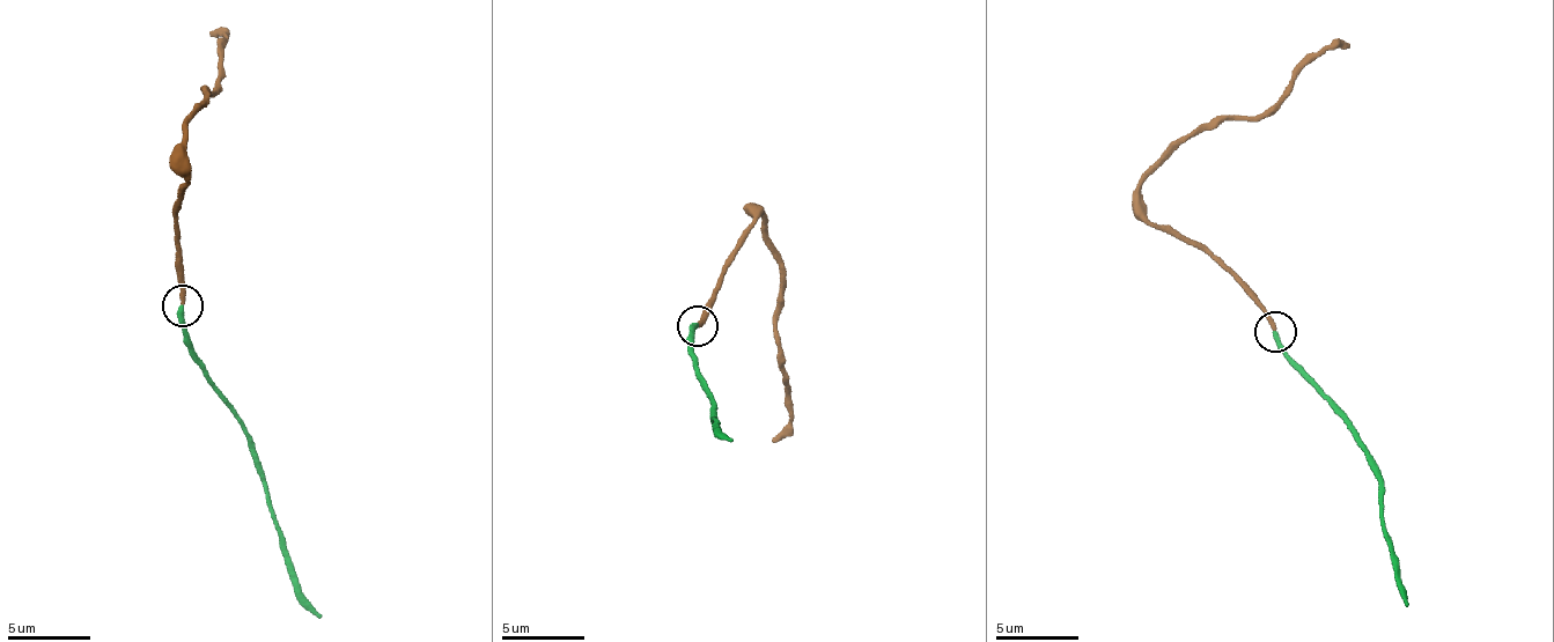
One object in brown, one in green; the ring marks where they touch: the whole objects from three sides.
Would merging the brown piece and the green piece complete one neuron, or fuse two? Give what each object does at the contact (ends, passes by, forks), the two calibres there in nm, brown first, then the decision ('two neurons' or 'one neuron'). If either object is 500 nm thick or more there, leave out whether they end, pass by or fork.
brown ends; green ends; calibres 280 and 320 nm; one neuron

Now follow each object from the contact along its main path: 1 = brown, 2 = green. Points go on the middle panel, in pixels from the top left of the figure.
1: (699, 325), (721, 266), (752, 216), (761, 218), (779, 272), (780, 302), (774, 311), (793, 410), (772, 441)
2: (698, 324), (686, 351), (708, 388), (716, 428), (731, 440)

